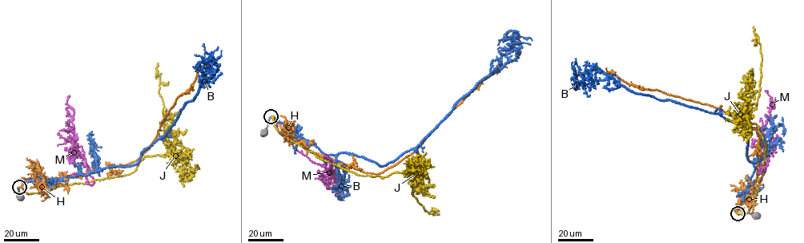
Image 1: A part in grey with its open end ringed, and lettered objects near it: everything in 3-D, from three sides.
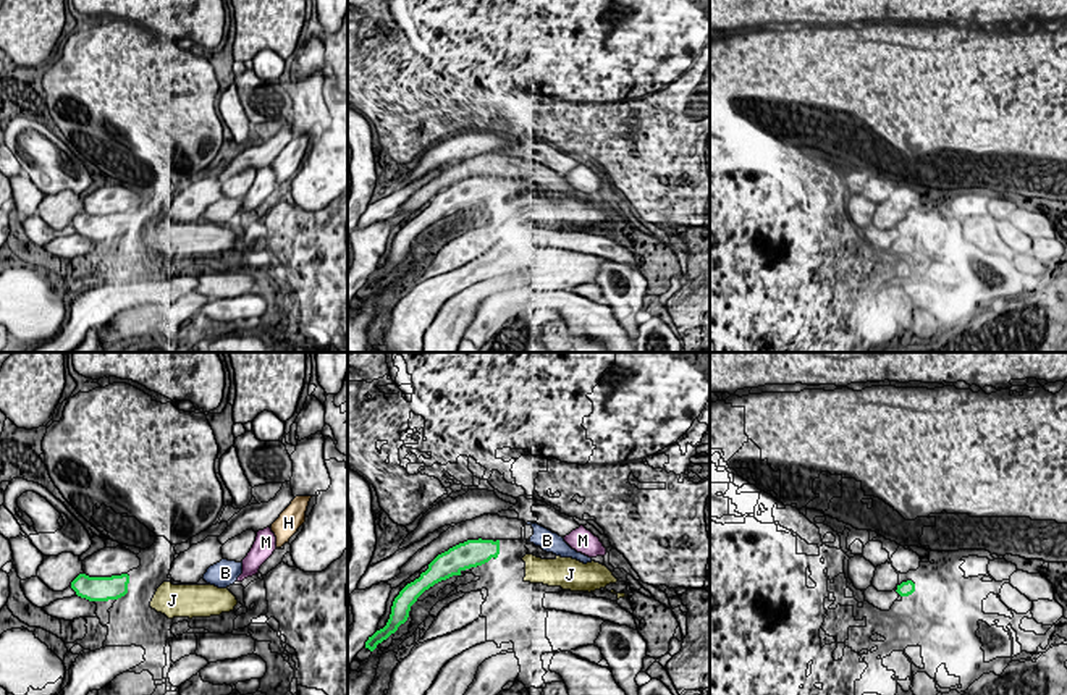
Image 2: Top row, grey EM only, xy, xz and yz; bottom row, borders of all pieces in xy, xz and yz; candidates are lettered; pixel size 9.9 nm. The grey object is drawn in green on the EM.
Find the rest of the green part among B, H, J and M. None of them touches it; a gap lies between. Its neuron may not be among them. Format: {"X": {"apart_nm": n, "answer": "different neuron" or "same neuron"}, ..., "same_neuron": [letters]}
{"B": {"apart_nm": 280, "answer": "different neuron"}, "H": {"apart_nm": 1500, "answer": "different neuron"}, "J": {"apart_nm": 240, "answer": "different neuron"}, "M": {"apart_nm": 650, "answer": "different neuron"}, "same_neuron": []}

